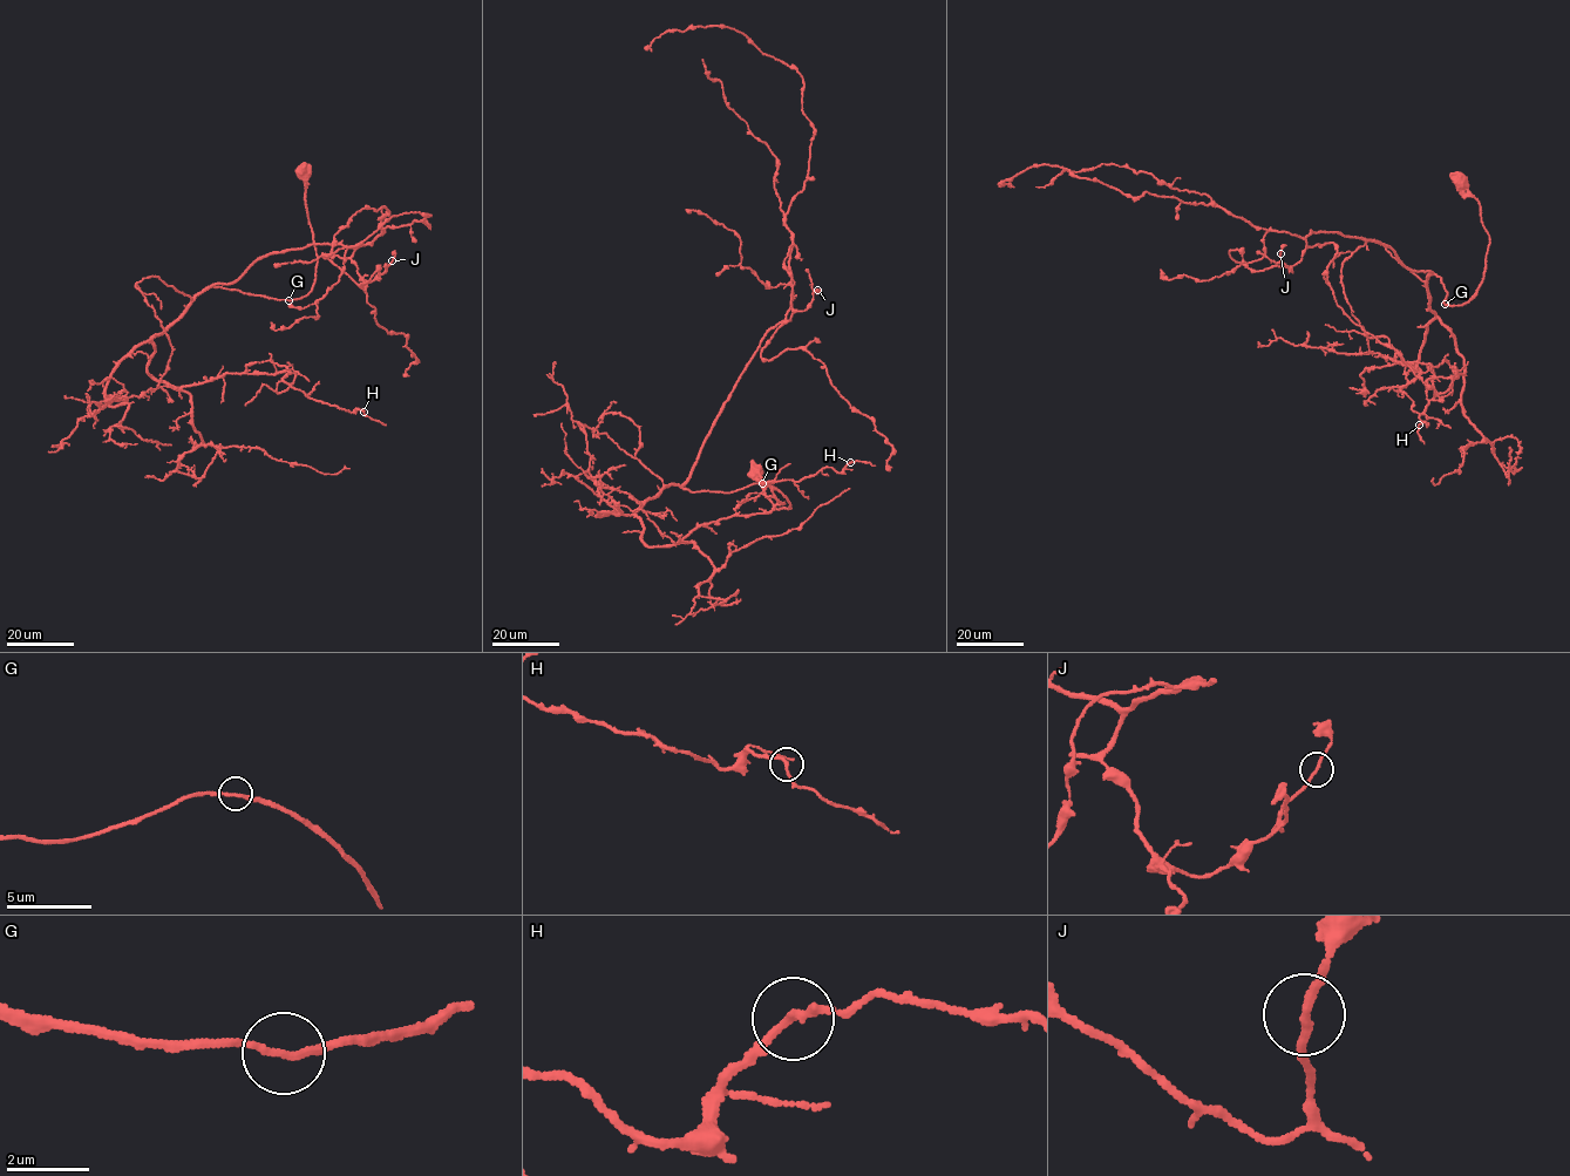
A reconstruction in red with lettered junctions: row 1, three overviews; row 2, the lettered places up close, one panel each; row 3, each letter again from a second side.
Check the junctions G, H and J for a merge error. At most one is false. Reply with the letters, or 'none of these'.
none of these

